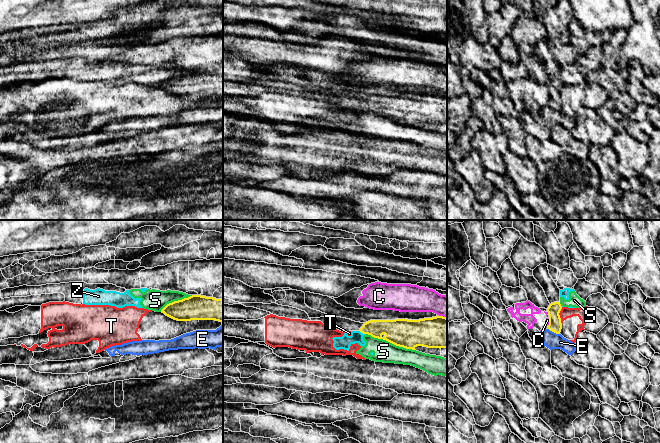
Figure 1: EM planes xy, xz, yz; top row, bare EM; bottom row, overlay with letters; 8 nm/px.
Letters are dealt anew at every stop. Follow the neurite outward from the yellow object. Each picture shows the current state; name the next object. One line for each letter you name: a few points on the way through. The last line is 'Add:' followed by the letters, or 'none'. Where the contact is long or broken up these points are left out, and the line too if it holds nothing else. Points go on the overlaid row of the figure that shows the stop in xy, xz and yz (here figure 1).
Add: none

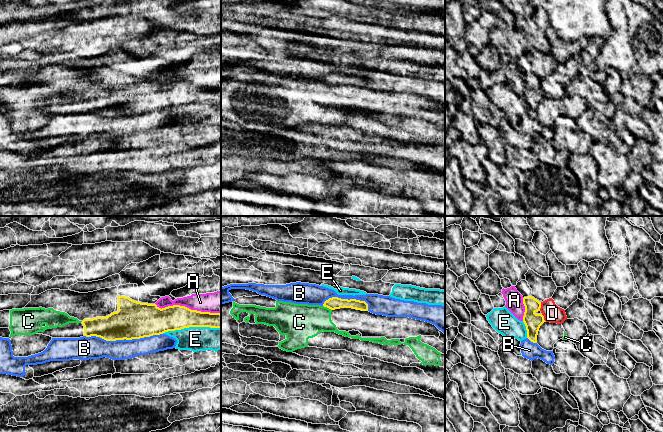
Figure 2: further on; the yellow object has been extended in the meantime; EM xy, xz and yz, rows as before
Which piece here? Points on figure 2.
Add: none

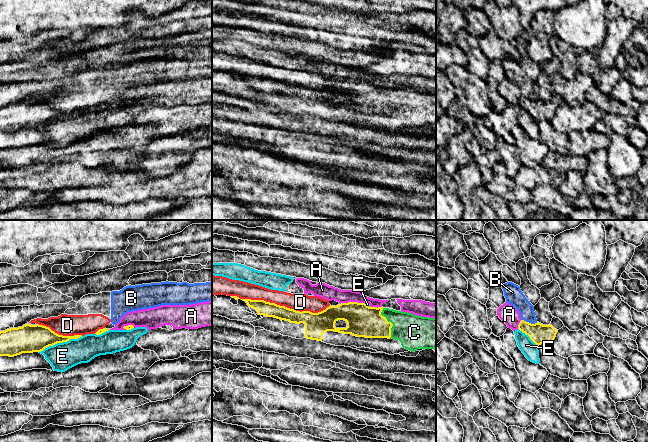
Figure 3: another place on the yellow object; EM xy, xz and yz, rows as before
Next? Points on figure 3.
C: runs through xz (362, 321), (390, 322), (404, 326), (414, 332)
Add: C

